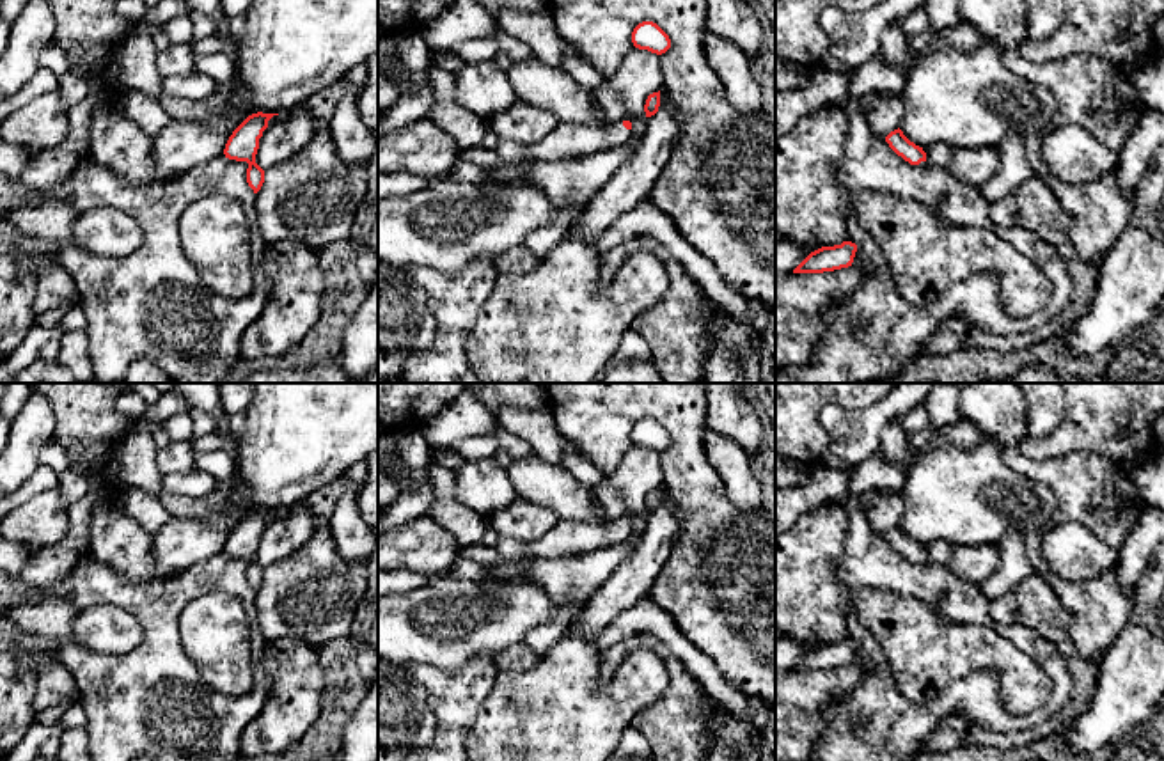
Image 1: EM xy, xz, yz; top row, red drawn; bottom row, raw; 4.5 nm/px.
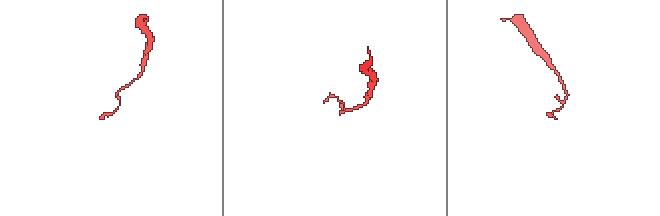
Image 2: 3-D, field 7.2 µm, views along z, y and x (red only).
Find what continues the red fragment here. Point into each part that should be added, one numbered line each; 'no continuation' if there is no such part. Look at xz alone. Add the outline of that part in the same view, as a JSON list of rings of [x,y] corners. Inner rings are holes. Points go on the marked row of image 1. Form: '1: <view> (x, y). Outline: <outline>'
1: xz (566, 141). Outline: [[[559,122],[541,142],[532,145],[499,137],[495,151],[507,163],[527,160],[564,160],[593,156],[625,145],[630,137],[632,129],[626,129],[623,122],[612,122],[605,128]]]

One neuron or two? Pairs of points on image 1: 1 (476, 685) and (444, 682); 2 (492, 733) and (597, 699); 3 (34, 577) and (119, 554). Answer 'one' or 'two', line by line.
1: one
2: one
3: two

